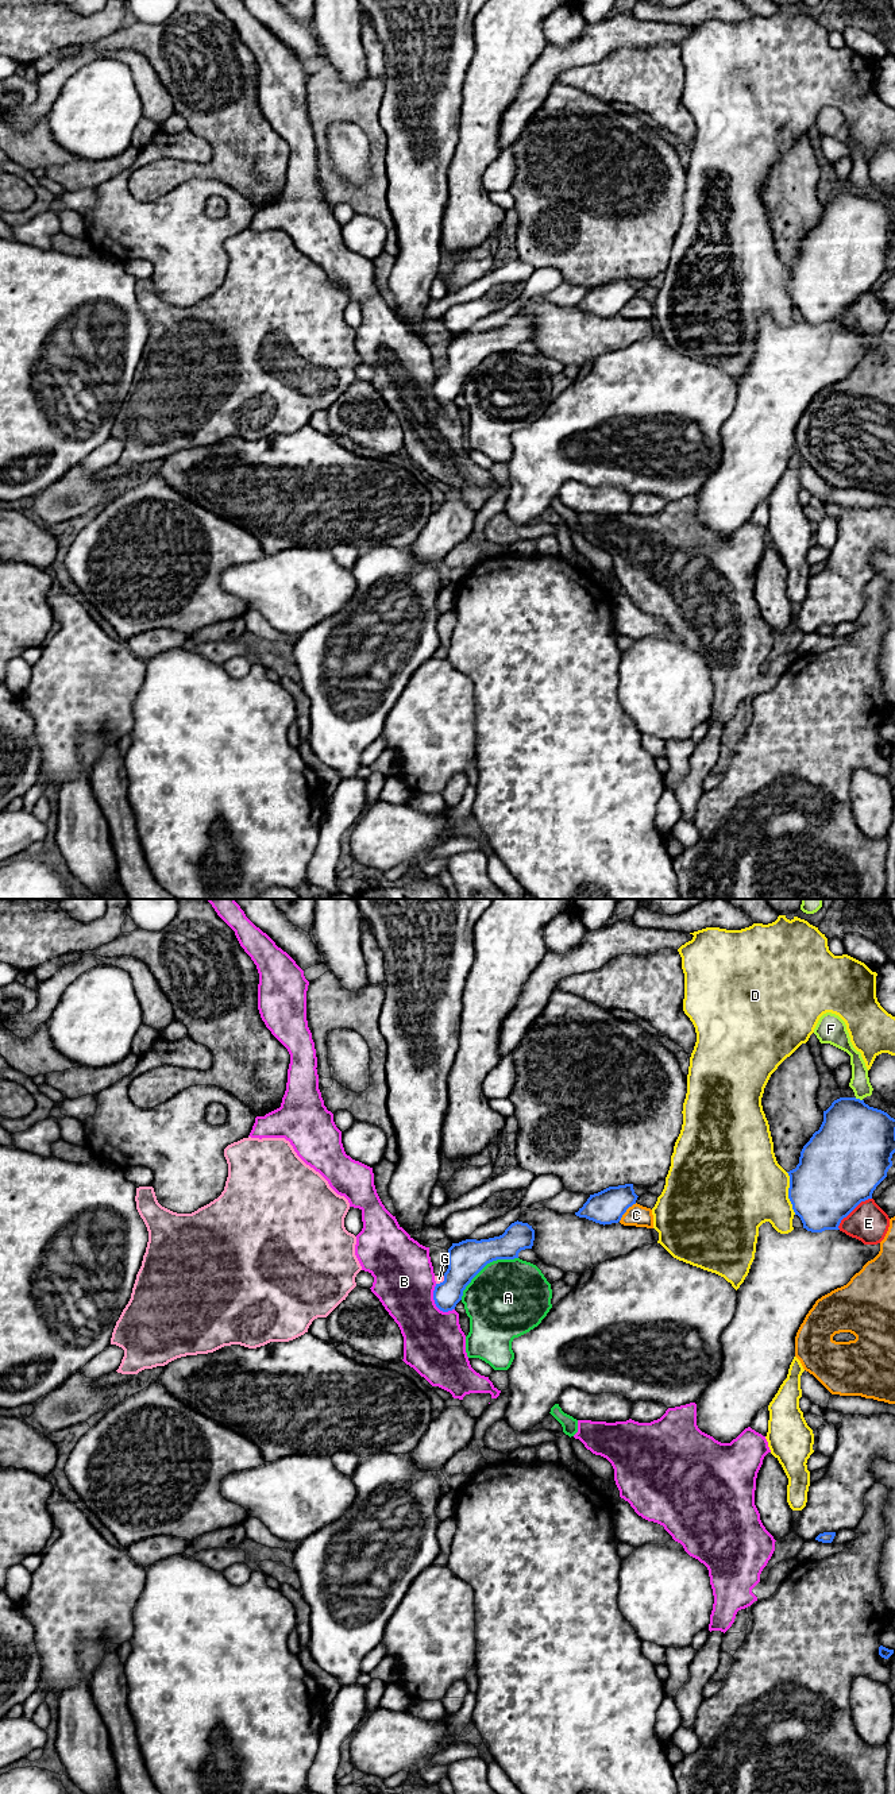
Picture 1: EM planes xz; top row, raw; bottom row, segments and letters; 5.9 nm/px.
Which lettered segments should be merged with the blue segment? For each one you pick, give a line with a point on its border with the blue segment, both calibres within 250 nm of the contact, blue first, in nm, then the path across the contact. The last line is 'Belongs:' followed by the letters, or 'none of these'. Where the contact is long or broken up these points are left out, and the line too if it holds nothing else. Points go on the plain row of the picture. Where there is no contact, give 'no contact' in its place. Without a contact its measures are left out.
Belongs: none of these

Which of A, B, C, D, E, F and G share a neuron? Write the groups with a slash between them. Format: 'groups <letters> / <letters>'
groups A / B / C / D / E / F / G

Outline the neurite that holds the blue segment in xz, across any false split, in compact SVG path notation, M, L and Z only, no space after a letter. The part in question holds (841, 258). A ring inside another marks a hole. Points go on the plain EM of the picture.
M840 190L823 204L823 215L818 224L803 239L799 256L787 265L790 269L788 292L803 321L811 325L840 323L838 319L861 294L872 292L876 279L887 270L895 246L895 212L887 205L869 200L856 190Z

